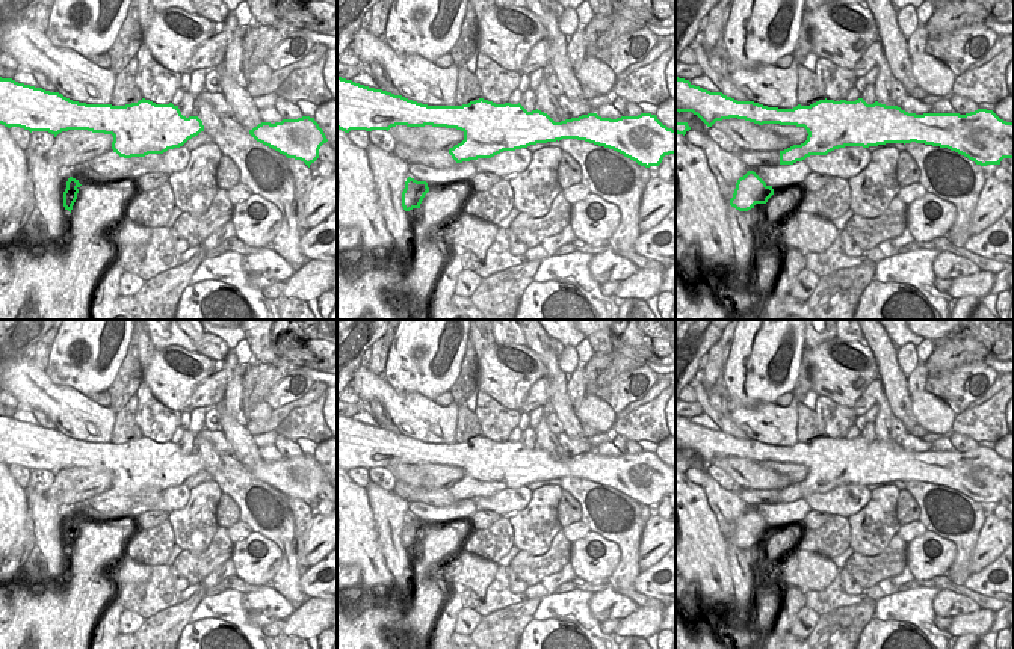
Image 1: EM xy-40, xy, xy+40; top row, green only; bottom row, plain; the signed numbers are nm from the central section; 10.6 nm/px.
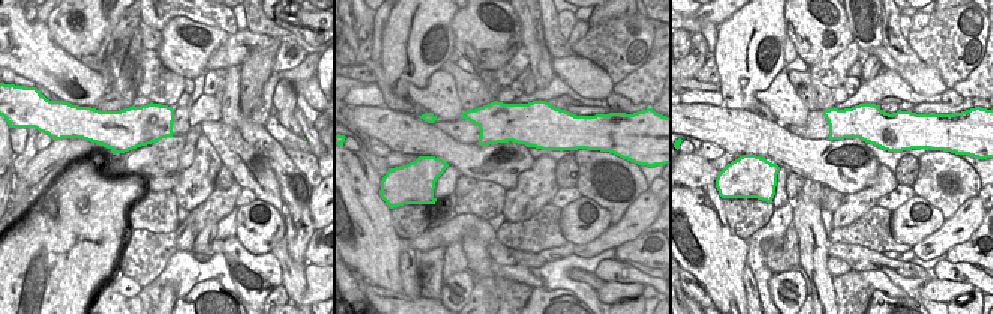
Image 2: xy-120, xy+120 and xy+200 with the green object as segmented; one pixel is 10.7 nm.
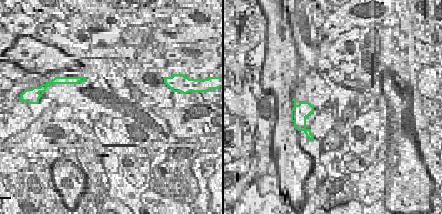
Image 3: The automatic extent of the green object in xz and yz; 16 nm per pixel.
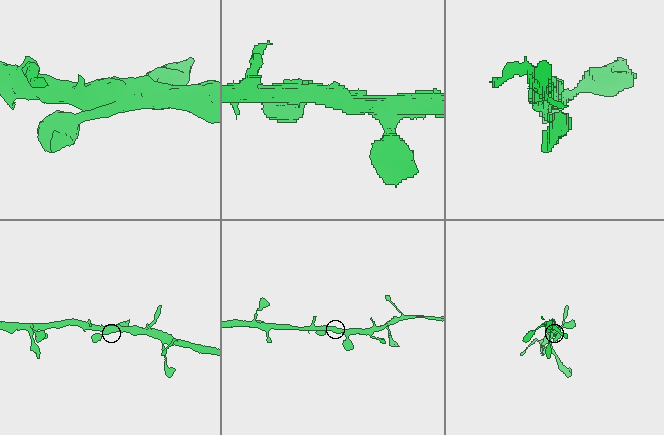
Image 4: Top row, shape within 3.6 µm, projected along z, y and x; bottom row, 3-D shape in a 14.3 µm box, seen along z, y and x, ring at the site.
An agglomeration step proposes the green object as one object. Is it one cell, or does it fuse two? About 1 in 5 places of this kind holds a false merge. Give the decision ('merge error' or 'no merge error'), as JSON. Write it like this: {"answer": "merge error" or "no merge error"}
{"answer": "no merge error"}

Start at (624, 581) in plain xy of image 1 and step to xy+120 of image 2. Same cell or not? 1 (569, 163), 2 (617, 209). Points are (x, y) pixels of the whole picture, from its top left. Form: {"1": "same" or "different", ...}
{"1": "different", "2": "same"}

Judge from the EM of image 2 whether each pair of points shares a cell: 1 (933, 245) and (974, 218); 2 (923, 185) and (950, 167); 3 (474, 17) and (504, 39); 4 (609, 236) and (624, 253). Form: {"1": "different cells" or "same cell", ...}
{"1": "same cell", "2": "same cell", "3": "same cell", "4": "different cells"}

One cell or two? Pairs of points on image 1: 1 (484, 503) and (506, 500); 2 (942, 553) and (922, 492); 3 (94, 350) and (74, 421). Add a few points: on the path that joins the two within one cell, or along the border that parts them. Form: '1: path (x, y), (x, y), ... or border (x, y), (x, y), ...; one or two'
1: path (490, 503), (500, 503); one
2: border (927, 530), (954, 544), (955, 559), (949, 568); two
3: border (50, 378), (55, 384), (70, 385), (89, 399); two

